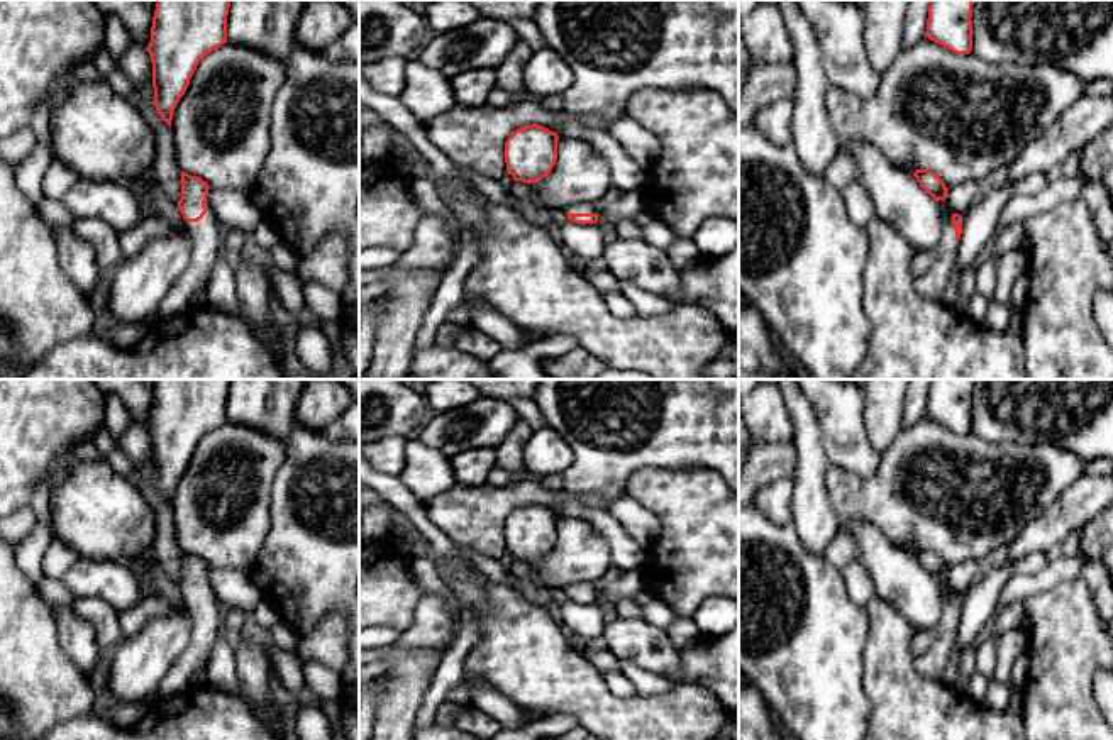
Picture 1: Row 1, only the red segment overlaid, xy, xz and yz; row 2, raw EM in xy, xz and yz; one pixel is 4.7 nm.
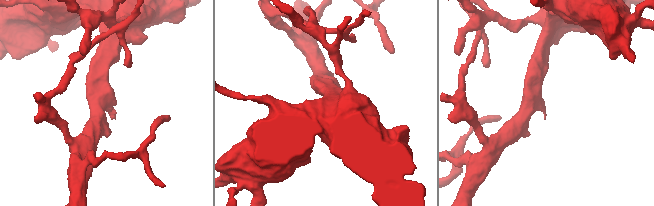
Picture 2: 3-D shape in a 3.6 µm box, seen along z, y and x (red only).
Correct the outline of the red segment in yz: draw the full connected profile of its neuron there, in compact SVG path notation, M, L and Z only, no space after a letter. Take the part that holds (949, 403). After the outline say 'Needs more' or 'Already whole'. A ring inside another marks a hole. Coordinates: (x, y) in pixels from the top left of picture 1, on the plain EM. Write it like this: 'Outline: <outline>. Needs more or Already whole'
Outline: M930 379L925 417L955 434L972 428L974 379Z. Already whole

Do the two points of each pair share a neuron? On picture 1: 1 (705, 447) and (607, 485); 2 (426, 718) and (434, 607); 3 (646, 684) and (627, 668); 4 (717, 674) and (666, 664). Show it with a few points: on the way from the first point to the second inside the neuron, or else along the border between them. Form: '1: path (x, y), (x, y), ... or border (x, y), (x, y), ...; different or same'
1: path (681, 447), (644, 447), (631, 461); same
2: border (444, 651), (414, 722); different
3: path (641, 679), (632, 671); same
4: border (678, 651), (680, 676), (685, 681); different

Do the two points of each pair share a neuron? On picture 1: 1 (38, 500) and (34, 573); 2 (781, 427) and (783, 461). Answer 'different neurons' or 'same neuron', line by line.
1: same neuron
2: different neurons

